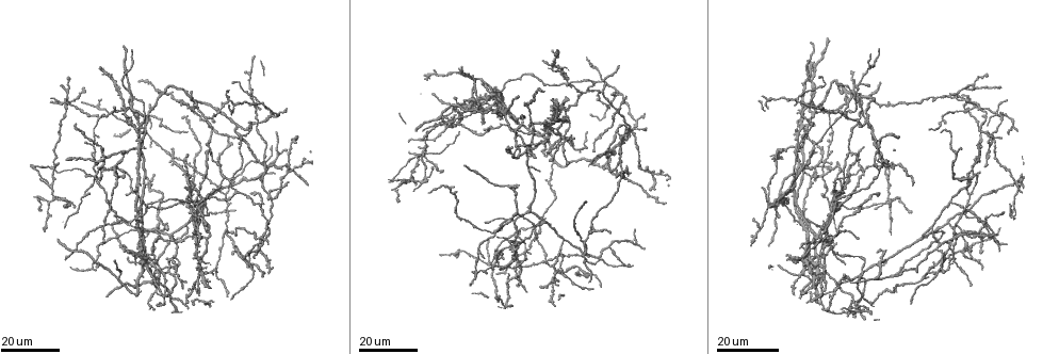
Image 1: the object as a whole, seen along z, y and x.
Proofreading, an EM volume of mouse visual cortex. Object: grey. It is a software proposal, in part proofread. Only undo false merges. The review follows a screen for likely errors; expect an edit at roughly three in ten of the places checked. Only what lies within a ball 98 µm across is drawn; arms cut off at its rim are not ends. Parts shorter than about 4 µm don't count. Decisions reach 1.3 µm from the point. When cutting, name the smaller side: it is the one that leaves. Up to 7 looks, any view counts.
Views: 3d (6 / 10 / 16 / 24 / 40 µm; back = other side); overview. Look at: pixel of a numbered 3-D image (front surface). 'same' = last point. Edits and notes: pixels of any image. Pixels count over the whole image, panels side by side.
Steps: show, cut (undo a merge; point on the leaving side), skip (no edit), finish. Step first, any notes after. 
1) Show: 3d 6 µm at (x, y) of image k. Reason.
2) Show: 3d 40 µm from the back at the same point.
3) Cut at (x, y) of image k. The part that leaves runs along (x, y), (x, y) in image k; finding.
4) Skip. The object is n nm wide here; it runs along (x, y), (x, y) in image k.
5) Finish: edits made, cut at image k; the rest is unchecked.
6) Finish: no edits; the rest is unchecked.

Show: 3d 16 µm at (202, 199) of image 1. Branch point.

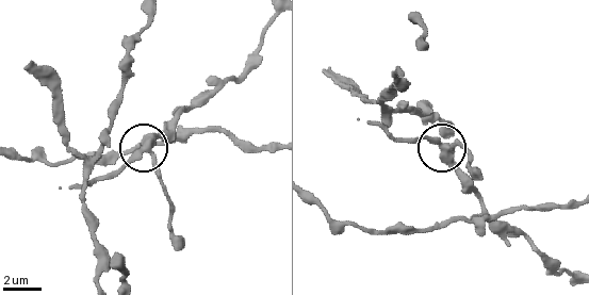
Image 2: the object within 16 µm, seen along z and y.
Show: 3d 10 µm at (146, 149) of image 2.

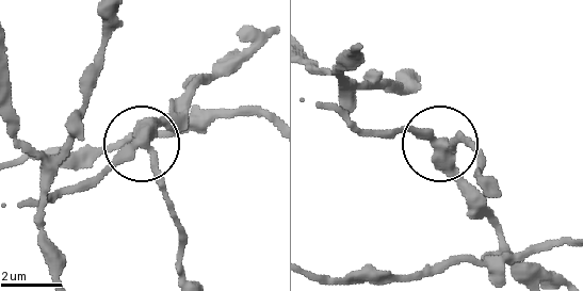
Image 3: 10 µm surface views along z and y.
Skip. It runs along (533, 273), (443, 146), (476, 144) in image 3; all the same neuron.

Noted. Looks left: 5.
Show: 3d 24 µm at (817, 243) of image 1. Arms part here.

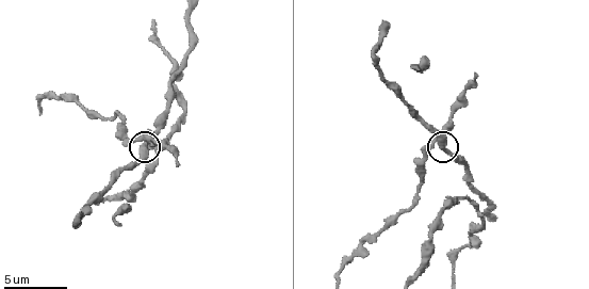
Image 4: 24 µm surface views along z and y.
Show: 3d 10 µm at (142, 150) of image 4. Zoom in.

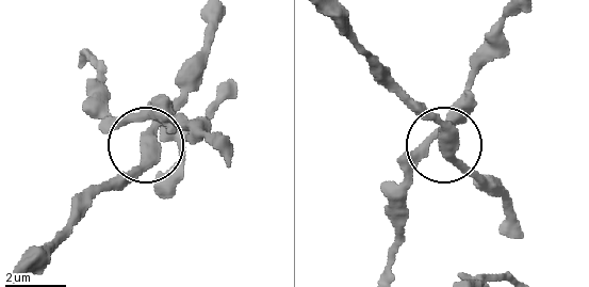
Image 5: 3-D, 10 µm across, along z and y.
Show: 3d 6 µm at (443, 146) of image 5.

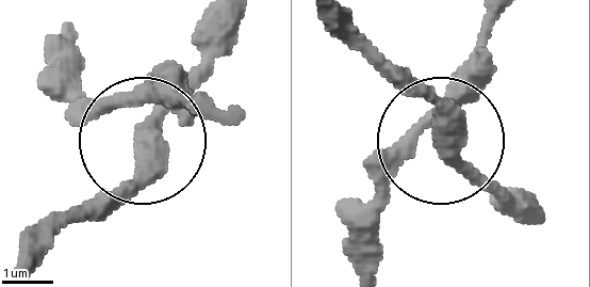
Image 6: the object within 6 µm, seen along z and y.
Skip. It runs along (227, 13), (218, 51), (150, 128), (126, 178), (53, 238) in image 6; continuous, no second neuron.

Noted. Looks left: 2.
Show: 3d 16 µm at (271, 193) of image 1. Arms part here.

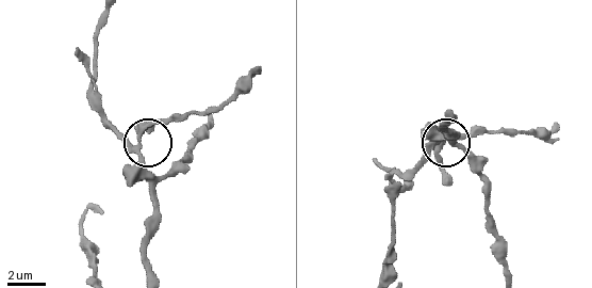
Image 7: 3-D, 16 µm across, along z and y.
Show: 3d 6 µm at (138, 149) of image 7.

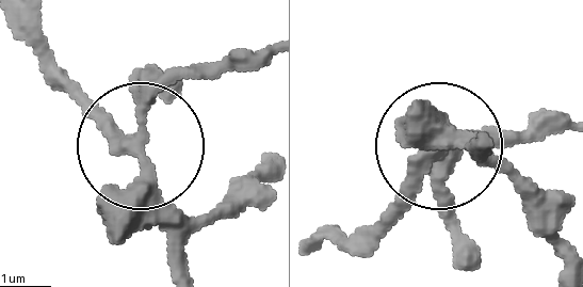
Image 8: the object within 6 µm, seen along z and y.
Skip. It runs along (17, 22), (132, 142), (171, 86), (230, 52) in image 8; all the same neuron.

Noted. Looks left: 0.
Finish: no edits; the rest is unchecked.

